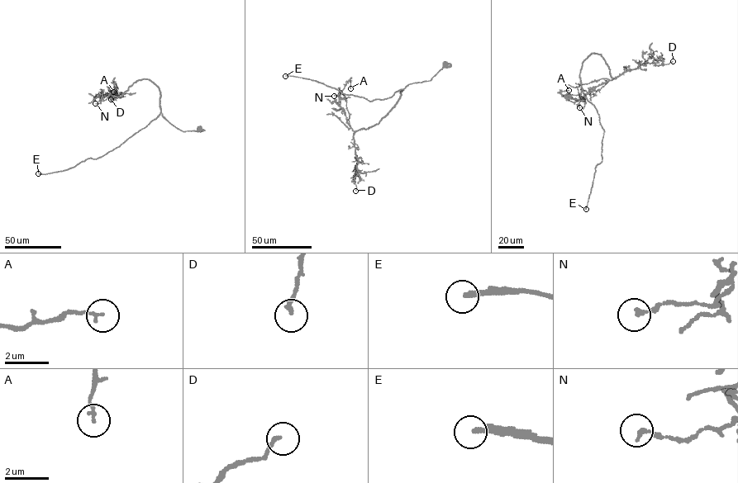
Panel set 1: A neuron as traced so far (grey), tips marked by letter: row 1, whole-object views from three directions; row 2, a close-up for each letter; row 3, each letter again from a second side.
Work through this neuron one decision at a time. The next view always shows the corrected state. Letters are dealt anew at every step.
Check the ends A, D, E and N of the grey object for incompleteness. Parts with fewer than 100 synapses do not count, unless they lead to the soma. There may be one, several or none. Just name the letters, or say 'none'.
E

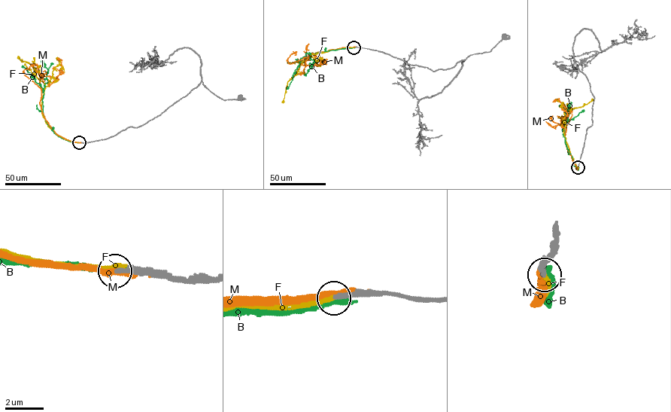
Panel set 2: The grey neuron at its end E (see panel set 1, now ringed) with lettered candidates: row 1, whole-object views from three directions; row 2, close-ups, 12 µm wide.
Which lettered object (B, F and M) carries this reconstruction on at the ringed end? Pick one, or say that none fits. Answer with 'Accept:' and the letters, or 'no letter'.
Accept: F

